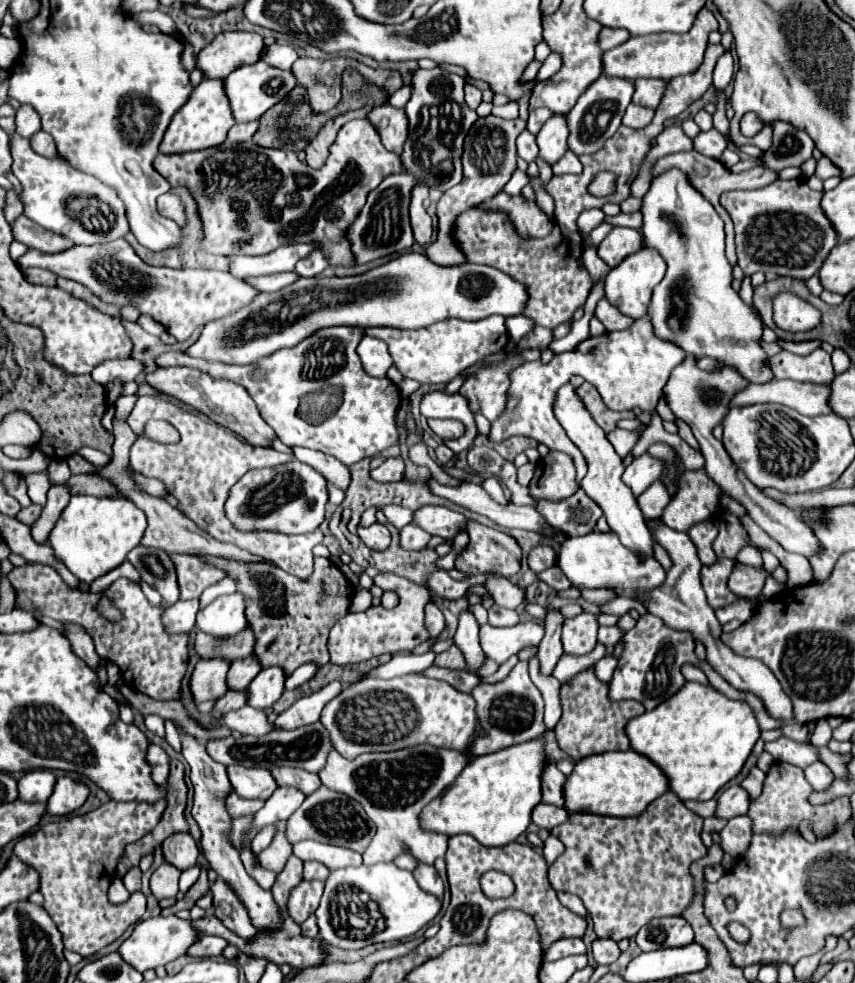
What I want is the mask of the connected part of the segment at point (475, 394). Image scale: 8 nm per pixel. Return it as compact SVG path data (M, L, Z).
M509 359L465 379L459 393L467 399L471 413L481 413L489 421L495 421L501 415L509 387L509 369L515 369L517 365L521 365L521 359Z

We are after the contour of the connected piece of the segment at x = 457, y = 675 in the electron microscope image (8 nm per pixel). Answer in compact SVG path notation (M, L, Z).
M437 665L429 667L429 669L425 671L425 675L427 675L427 677L435 677L435 679L443 679L443 681L447 681L449 685L453 685L455 689L461 689L461 691L465 691L465 693L469 693L469 691L479 683L479 679L473 677L473 675L467 673L467 671L445 669L445 667L437 667Z

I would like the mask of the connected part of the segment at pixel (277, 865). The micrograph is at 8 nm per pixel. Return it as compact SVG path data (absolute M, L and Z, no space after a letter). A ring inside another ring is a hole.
M277 821L275 823L277 831L275 831L275 837L273 837L271 845L259 853L261 867L265 867L273 873L281 873L281 869L287 863L287 857L291 855L291 843L285 837L285 825L287 825L287 821Z

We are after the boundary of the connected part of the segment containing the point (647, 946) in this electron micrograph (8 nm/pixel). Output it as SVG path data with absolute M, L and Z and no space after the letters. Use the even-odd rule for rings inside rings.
M661 917L649 921L637 935L637 945L641 951L653 951L663 947L683 947L693 943L693 929L691 925L679 917Z

